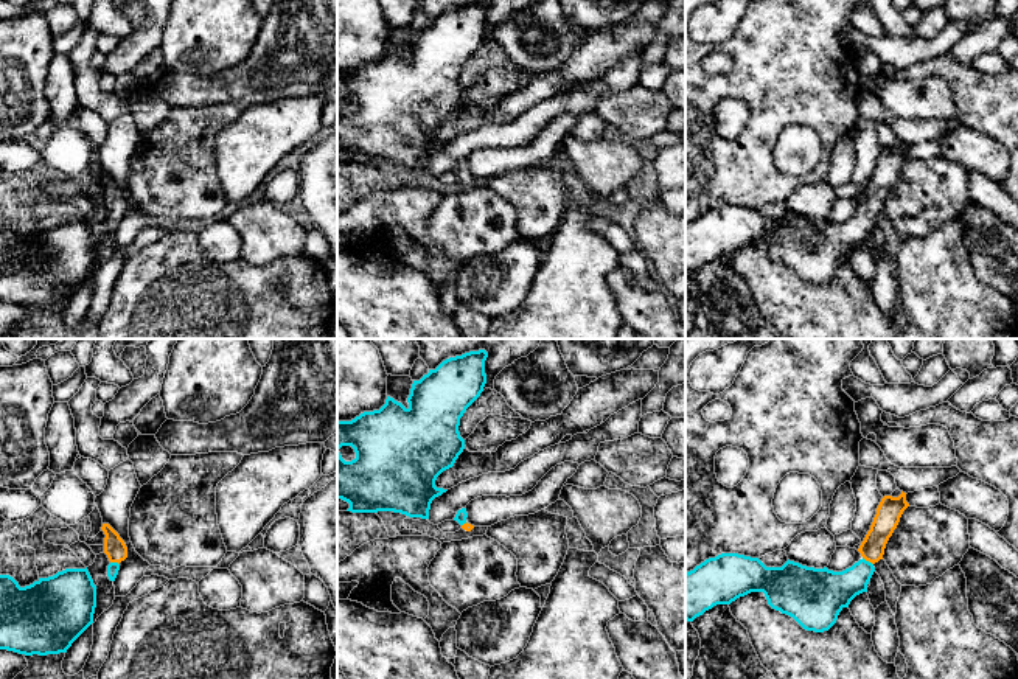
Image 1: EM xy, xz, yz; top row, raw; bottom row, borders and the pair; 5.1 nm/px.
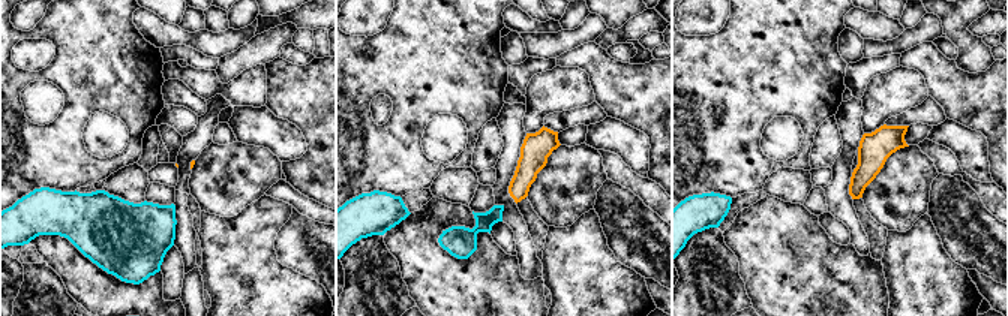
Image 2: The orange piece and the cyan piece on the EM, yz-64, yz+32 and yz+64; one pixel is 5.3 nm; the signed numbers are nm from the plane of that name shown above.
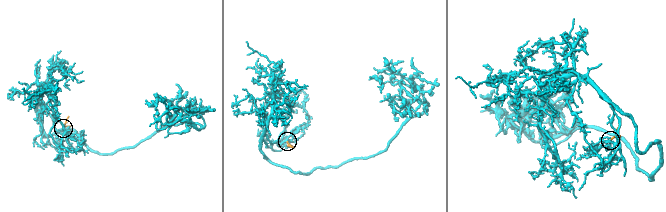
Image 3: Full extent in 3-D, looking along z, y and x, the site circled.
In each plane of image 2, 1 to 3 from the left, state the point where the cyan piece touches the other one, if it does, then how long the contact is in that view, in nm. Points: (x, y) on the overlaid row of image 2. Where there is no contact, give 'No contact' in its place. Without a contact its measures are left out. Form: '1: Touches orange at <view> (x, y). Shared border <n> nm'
1: No contact
2: No contact
3: No contact

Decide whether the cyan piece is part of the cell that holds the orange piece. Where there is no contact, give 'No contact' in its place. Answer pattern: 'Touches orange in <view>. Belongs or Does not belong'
Touches orange in yz. Belongs

